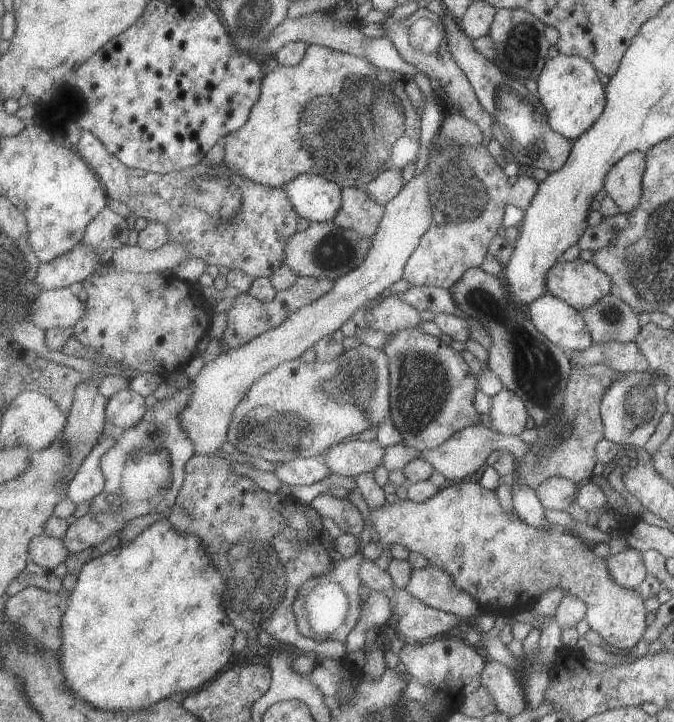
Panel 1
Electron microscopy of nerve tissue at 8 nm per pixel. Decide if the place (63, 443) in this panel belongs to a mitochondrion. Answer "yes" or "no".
no

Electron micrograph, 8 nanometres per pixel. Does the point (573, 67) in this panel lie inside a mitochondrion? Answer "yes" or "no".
no

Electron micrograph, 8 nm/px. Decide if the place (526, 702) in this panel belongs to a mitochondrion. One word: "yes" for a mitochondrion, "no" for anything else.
no

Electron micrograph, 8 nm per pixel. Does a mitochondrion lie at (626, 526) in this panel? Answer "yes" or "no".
no

